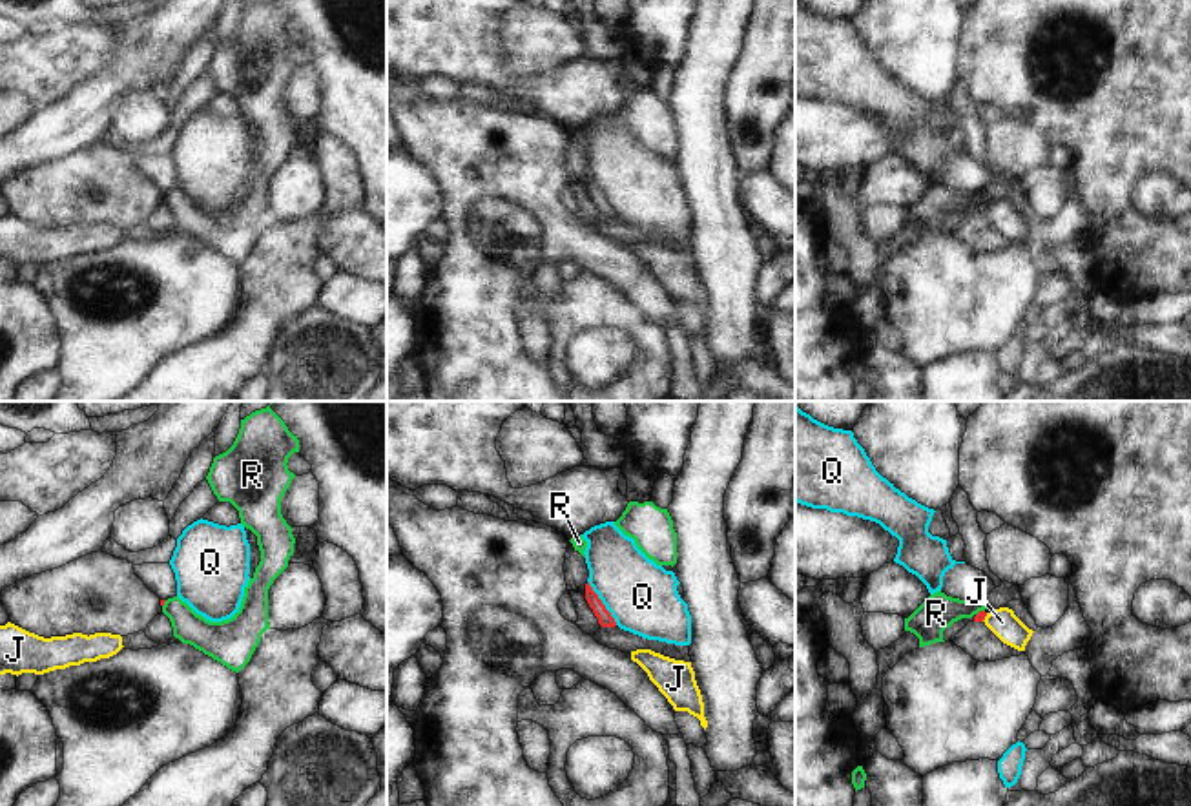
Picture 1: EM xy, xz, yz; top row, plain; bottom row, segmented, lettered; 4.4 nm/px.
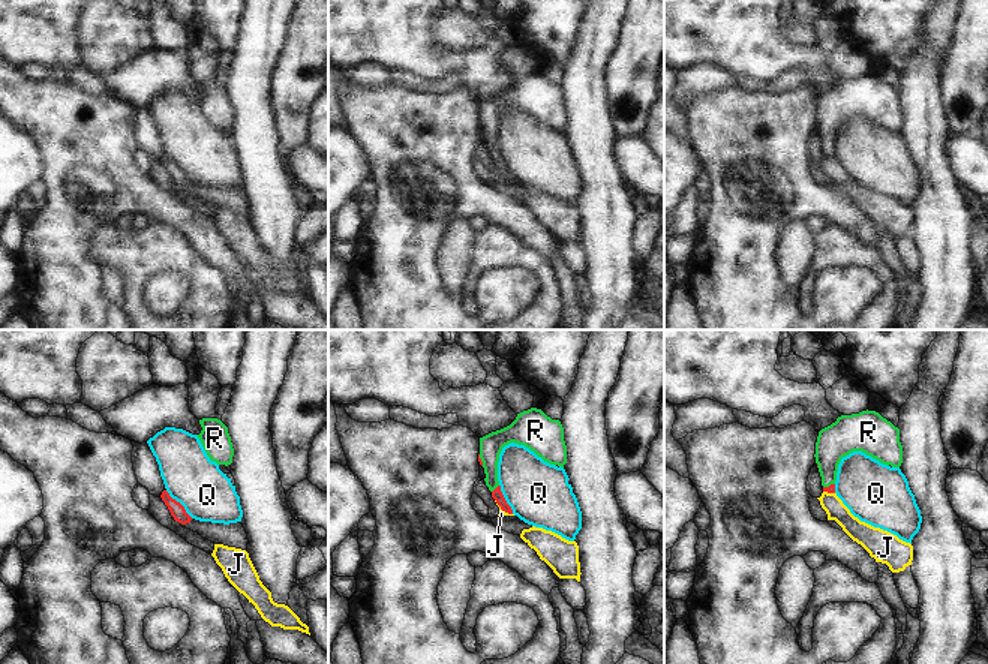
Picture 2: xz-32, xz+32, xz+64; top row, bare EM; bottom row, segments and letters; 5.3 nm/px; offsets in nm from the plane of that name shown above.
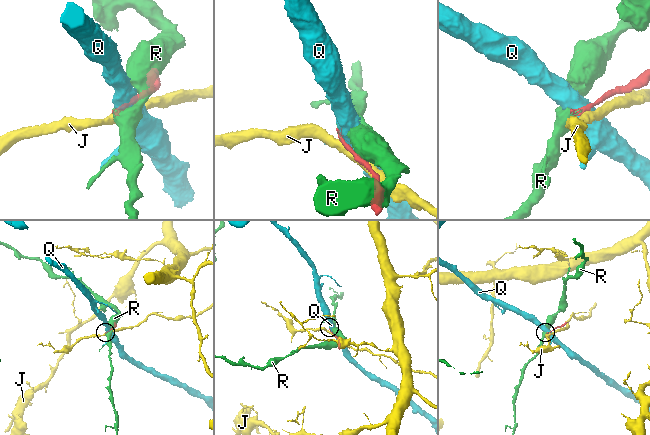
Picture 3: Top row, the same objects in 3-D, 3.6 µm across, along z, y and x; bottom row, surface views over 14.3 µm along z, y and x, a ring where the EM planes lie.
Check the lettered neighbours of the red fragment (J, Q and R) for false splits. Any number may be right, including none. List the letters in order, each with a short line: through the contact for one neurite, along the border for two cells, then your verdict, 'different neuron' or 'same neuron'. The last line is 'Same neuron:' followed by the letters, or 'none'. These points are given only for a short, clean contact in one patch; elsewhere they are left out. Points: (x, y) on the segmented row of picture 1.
J: line yz (987, 613), (982, 620); different neuron
Q: line xz (588, 580), (617, 624); different neuron
R: line yz (980, 617), (980, 611), (938, 611); same neuron
Same neuron: R

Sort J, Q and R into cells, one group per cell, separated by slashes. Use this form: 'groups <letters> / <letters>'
groups J / Q / R

